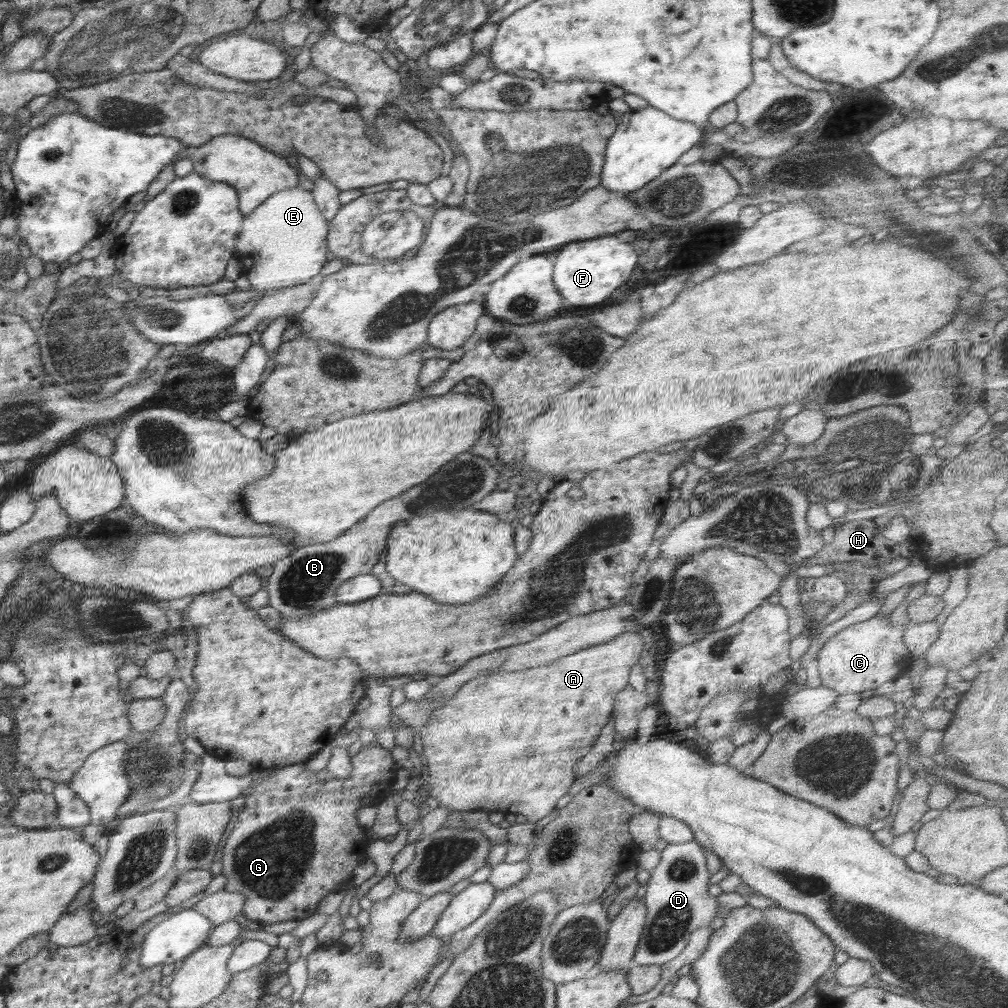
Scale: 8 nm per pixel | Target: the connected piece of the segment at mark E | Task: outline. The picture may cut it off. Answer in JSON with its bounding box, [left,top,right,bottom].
[233,182,328,296]

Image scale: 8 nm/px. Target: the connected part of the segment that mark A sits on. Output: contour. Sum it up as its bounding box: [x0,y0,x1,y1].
[420,632,644,816]

